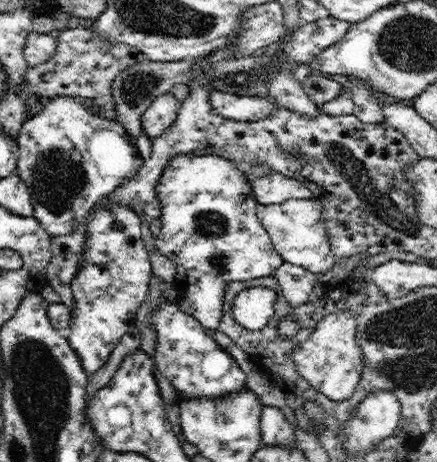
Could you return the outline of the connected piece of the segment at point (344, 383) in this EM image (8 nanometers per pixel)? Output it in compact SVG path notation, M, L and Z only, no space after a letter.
M336 310L326 316L306 341L292 354L296 372L321 392L324 400L343 401L350 398L362 373L362 350L356 344L356 313Z

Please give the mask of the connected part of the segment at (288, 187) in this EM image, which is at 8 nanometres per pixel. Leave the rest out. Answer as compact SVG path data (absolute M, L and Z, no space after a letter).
M275 171L248 183L252 185L257 201L262 204L286 204L290 198L312 197L311 190L303 182Z

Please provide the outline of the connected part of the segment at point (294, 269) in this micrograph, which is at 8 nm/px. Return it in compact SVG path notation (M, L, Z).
M283 262L274 270L272 276L280 285L286 301L293 308L299 308L310 302L310 297L313 296L314 284L320 279L318 273L288 262Z

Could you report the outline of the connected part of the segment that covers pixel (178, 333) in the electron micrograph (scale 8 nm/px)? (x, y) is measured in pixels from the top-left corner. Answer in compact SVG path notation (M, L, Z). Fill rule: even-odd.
M162 302L153 313L152 325L158 333L154 361L164 378L170 378L179 396L183 398L211 398L220 400L232 392L242 392L246 386L246 374L213 336L195 320L180 310L178 304Z

